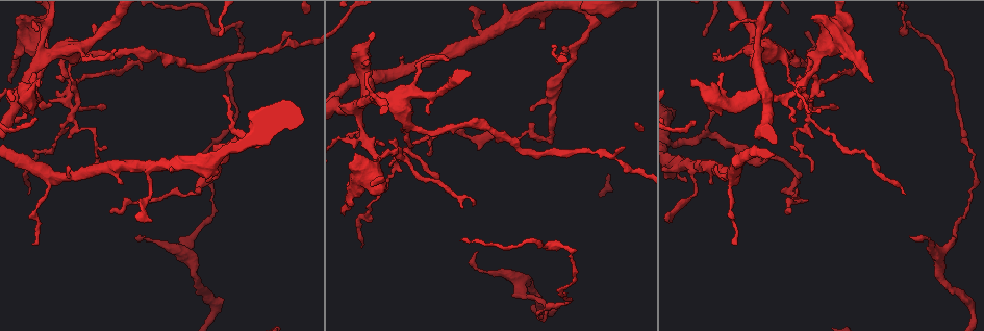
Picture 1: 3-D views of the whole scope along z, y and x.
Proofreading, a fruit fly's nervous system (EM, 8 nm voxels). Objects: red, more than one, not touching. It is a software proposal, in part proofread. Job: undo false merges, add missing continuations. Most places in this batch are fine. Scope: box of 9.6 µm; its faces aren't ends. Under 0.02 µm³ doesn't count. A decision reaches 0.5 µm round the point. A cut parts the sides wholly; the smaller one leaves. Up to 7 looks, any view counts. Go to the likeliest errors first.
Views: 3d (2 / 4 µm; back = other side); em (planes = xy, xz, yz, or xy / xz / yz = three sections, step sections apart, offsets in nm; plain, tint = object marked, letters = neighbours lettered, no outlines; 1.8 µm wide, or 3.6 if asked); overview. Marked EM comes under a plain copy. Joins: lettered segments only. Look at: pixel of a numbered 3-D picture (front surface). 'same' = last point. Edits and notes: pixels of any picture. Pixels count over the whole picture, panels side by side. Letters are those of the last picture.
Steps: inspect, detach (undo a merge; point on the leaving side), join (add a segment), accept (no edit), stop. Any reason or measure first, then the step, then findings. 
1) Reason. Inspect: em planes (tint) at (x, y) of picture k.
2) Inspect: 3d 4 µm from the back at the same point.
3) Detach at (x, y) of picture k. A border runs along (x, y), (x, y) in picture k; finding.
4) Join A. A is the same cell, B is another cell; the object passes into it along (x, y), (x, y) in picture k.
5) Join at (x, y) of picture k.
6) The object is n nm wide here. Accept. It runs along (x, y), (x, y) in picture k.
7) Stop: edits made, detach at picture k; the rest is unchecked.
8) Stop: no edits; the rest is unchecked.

Four arms meet. Inspect: 3d 2 µm at (762, 89) of picture 1.

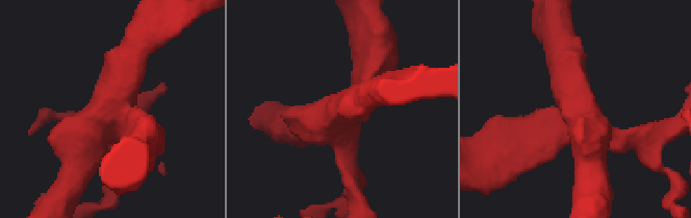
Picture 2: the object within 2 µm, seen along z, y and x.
4 arms meet here. Inspect: em yz step 4 (tint) at (339, 114) of picture 2.

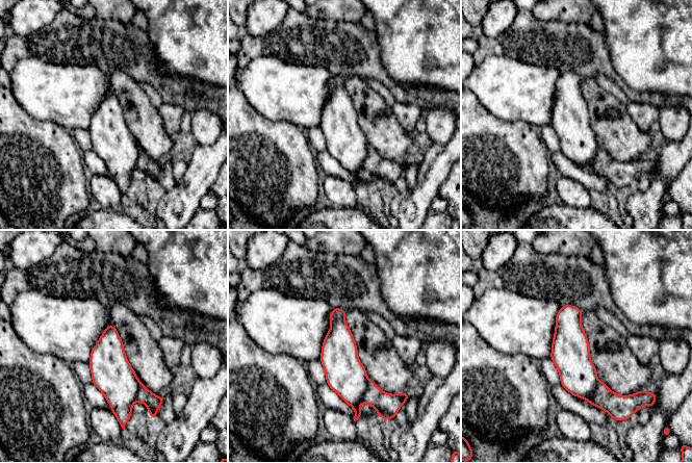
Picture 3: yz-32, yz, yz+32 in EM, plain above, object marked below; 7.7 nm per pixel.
Cut it another way. Inspect: em planes (letters) at the same point.

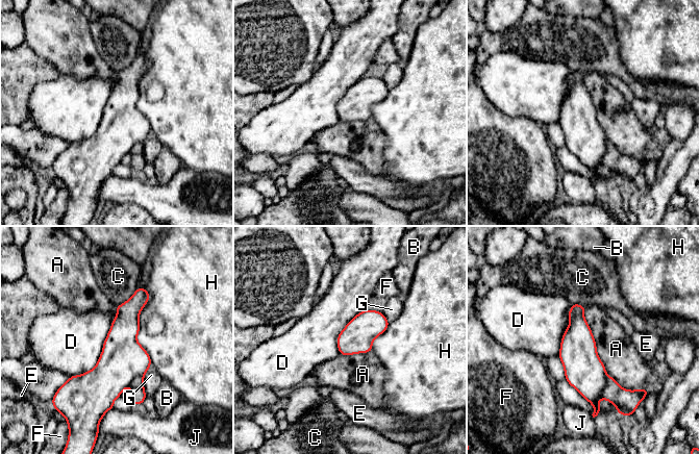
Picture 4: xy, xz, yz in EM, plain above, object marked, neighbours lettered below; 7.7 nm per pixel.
Accept. A, B, C, D, E, F, G, H and J are other cells; it runs along (574, 306), (595, 404) in picture 4; all the same neuron.

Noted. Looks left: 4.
Branch point. Inspect: em planes (tint) at (808, 117) of picture 1.

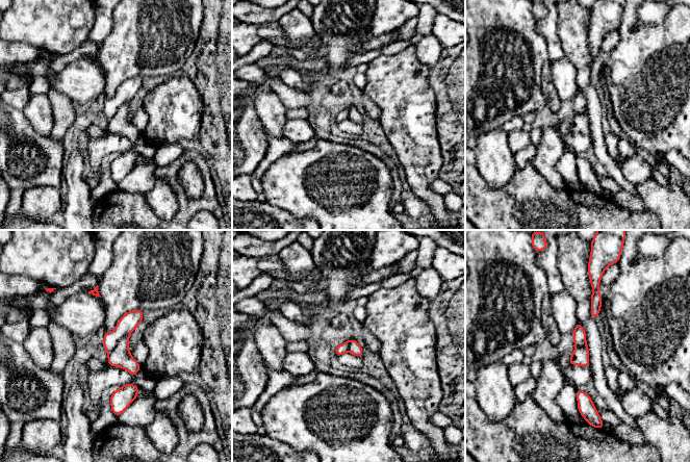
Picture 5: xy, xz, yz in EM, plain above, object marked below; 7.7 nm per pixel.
Inspect: em planes (letters) at the same point.

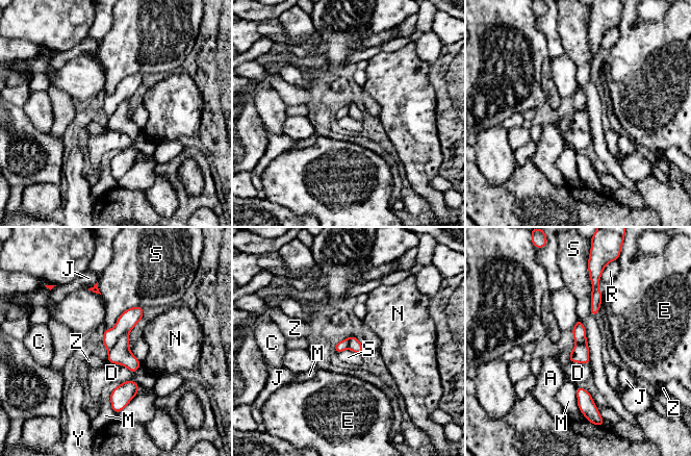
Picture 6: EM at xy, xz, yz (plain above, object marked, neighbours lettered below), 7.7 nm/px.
The object is 100 nm wide here; the longest contact is with S, 360 nm. Accept. A, C, D, E, J, M, N, R, S, Y and Z are other cells; all the same neuron.

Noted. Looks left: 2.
Stop: no edits; the rest is unchecked.

